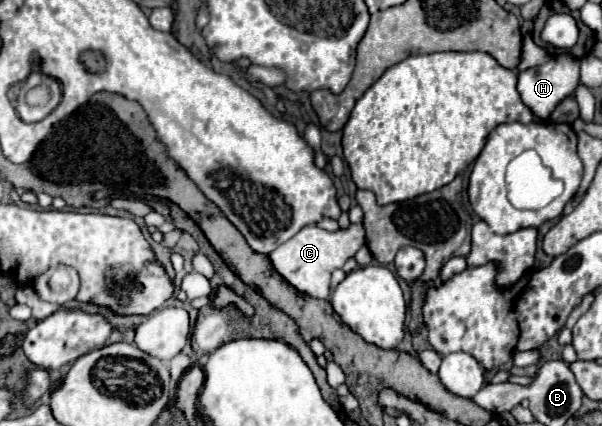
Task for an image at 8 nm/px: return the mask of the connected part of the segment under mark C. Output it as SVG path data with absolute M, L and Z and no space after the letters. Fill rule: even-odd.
M312 224L302 228L284 244L280 244L270 254L270 262L276 268L276 272L282 278L286 278L298 292L308 294L312 298L328 298L332 272L336 268L342 268L365 244L365 230L362 224L350 224L346 230L338 228L336 232L328 232Z

